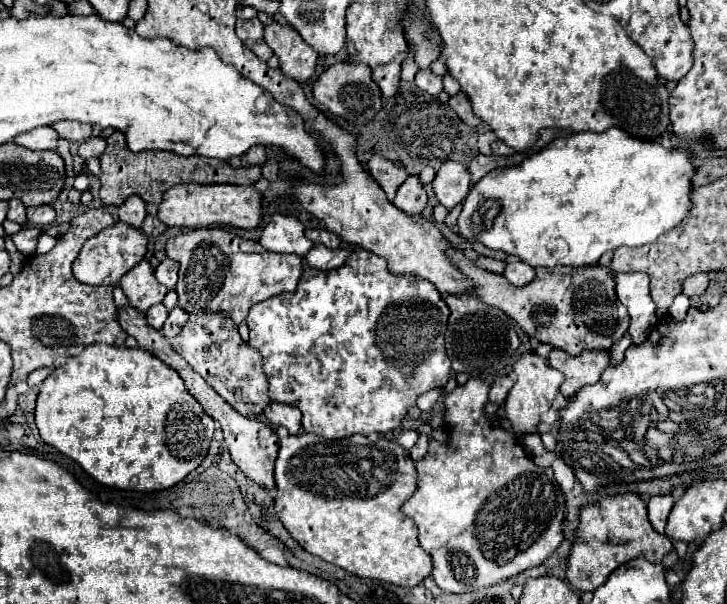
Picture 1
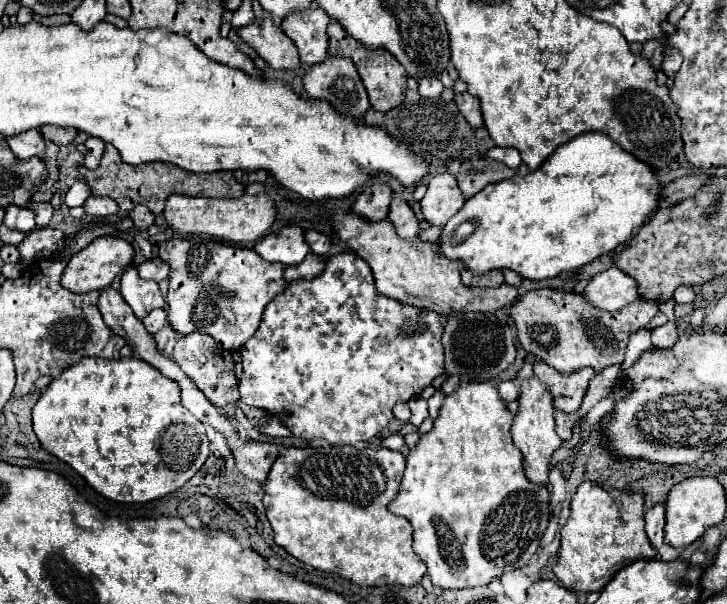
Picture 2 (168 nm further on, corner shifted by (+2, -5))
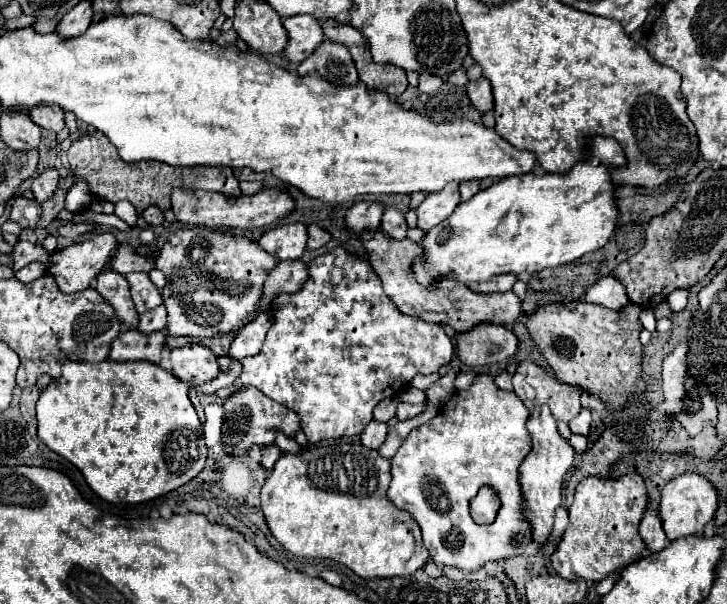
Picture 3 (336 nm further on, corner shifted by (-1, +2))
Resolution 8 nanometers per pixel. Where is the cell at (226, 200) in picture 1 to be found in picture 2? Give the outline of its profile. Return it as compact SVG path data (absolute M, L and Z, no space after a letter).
M172 195L166 199L164 217L168 225L182 235L206 235L220 241L230 241L236 245L252 245L270 233L276 219L276 203L270 195L242 195L238 199L206 199Z

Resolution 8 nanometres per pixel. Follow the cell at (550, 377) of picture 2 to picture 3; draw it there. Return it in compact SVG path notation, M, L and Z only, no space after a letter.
M521 362L517 366L513 388L529 410L537 404L547 404L557 420L571 422L581 412L579 398L583 390L559 382L549 370L537 366L535 362Z

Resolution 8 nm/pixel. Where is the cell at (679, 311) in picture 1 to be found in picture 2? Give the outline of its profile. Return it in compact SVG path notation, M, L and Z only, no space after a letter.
M666 323L662 327L656 327L652 333L652 345L658 347L658 349L666 349L666 347L672 347L678 339L678 333L676 333L676 325L674 323Z

